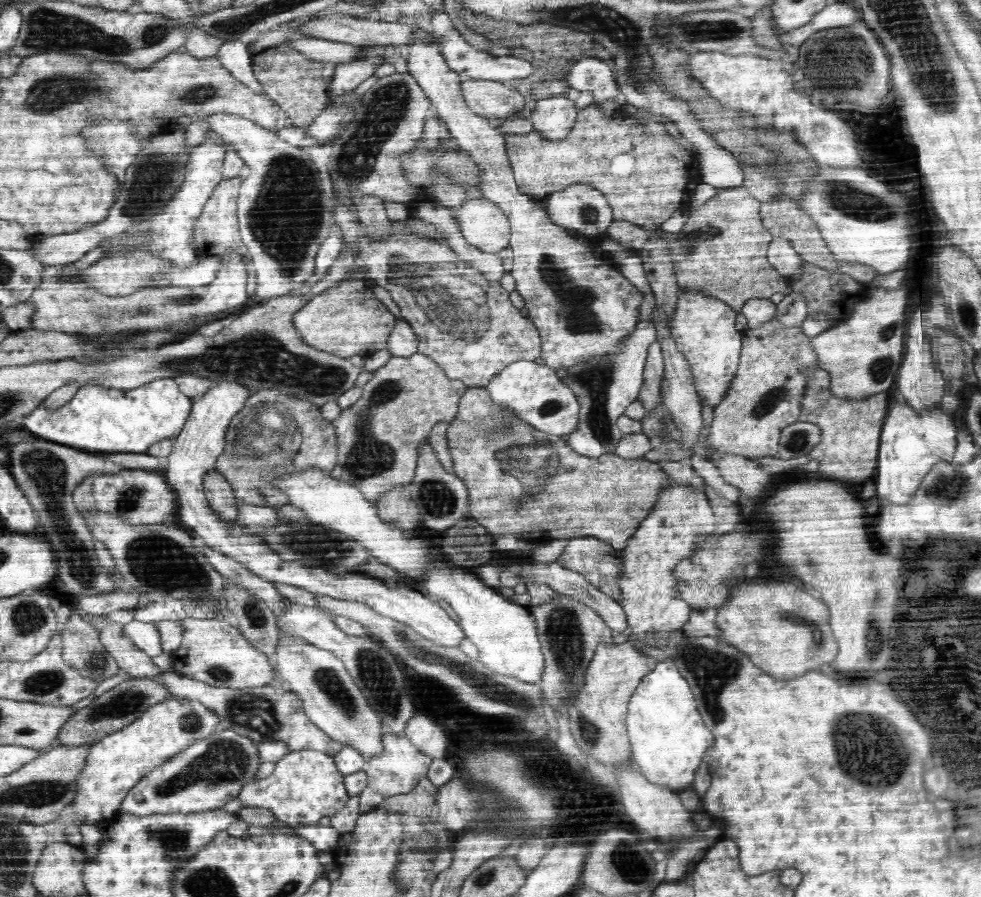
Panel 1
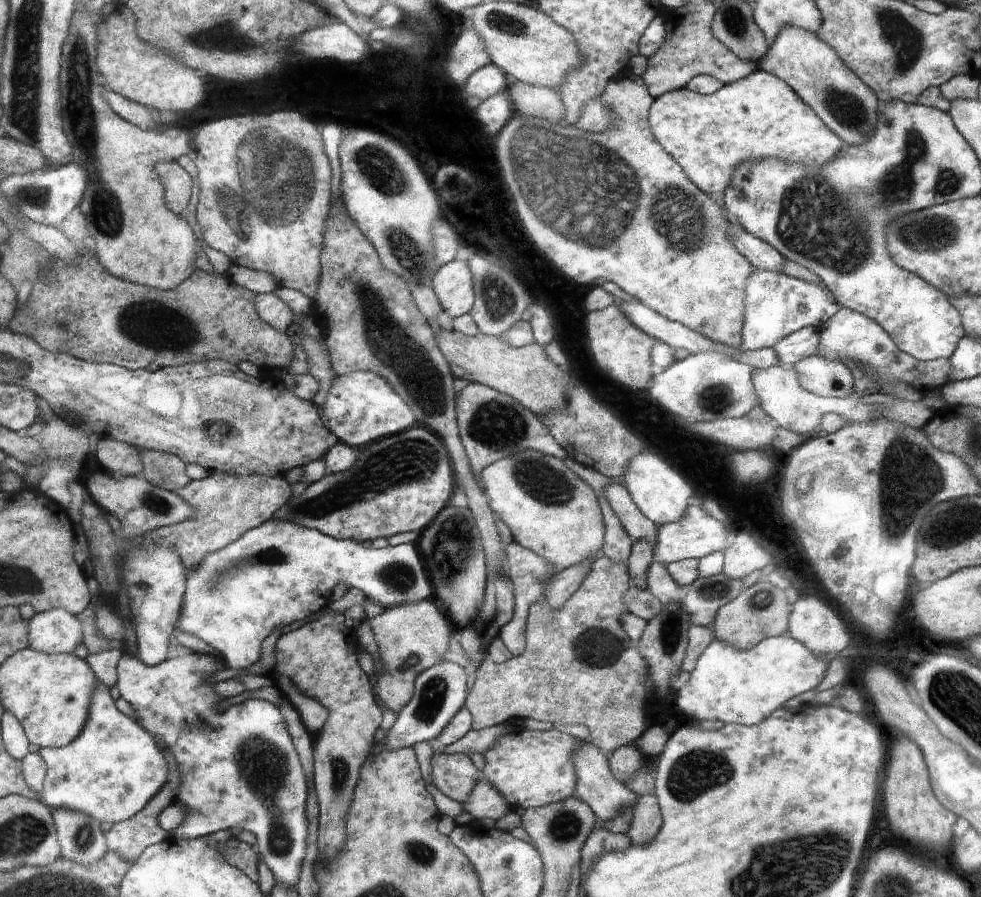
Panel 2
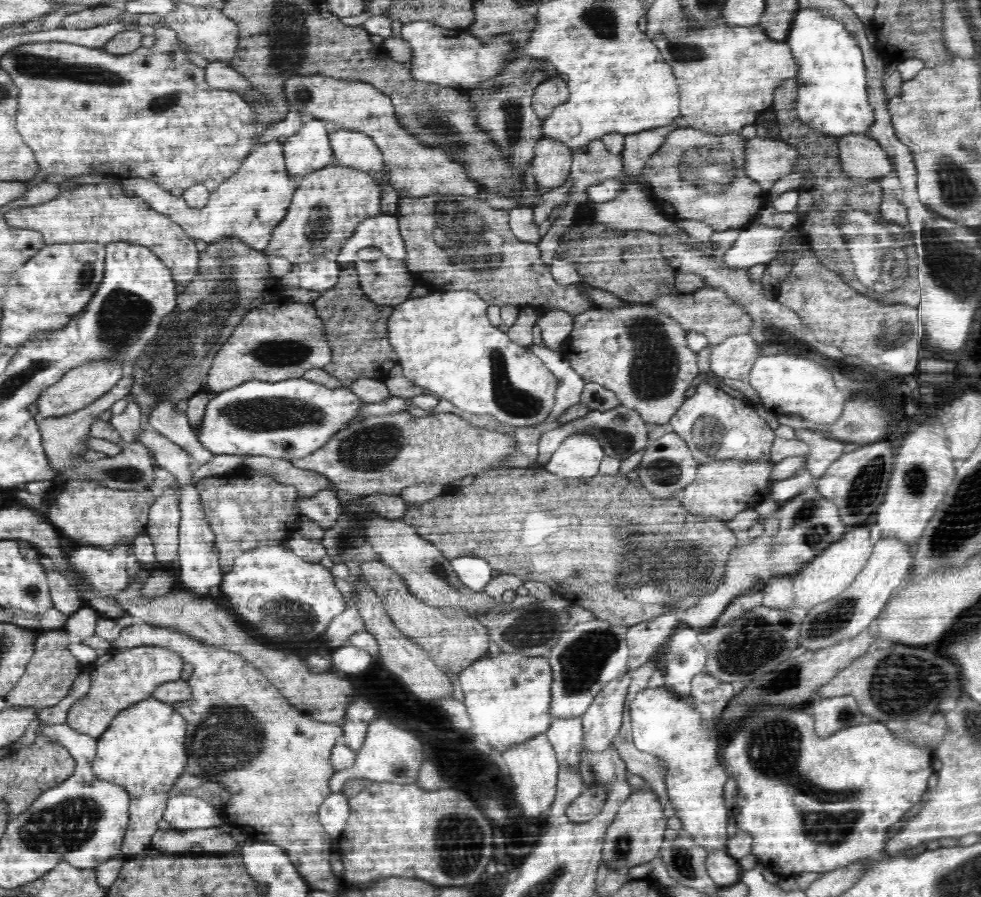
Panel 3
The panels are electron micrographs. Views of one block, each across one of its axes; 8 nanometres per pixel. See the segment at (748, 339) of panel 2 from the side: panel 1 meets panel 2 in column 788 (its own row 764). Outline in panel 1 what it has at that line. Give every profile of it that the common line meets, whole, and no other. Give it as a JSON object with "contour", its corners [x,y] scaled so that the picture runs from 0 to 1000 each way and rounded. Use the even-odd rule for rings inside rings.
{"contour":[[[318,835],[296,837],[280,851],[273,867],[251,874],[241,889],[249,900],[271,901],[278,905],[282,915],[299,923],[337,912],[351,901],[357,890],[351,876],[350,862],[343,856],[339,844]]]}

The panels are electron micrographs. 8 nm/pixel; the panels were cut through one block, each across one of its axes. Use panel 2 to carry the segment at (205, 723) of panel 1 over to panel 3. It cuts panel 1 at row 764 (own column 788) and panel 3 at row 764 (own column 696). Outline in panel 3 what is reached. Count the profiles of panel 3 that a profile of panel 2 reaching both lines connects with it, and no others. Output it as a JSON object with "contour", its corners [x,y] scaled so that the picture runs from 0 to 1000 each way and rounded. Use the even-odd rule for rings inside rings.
{"contour":[[[157,777],[150,778],[149,780],[144,780],[143,784],[136,785],[135,788],[127,789],[126,793],[122,794],[116,803],[112,806],[112,809],[108,812],[108,814],[104,817],[104,821],[99,823],[99,837],[98,845],[96,845],[96,849],[94,849],[94,860],[96,860],[96,864],[100,866],[102,870],[106,870],[110,873],[116,873],[121,877],[126,877],[128,880],[128,885],[133,886],[133,918],[129,923],[128,934],[126,934],[126,945],[124,945],[124,950],[128,950],[128,952],[141,952],[141,950],[145,950],[147,948],[147,943],[151,943],[157,933],[159,928],[163,926],[163,915],[167,911],[167,905],[170,899],[170,892],[176,884],[175,874],[179,874],[179,870],[181,870],[181,865],[188,862],[190,858],[190,804],[186,800],[183,795],[177,792],[176,786],[171,784],[166,784]]]}

